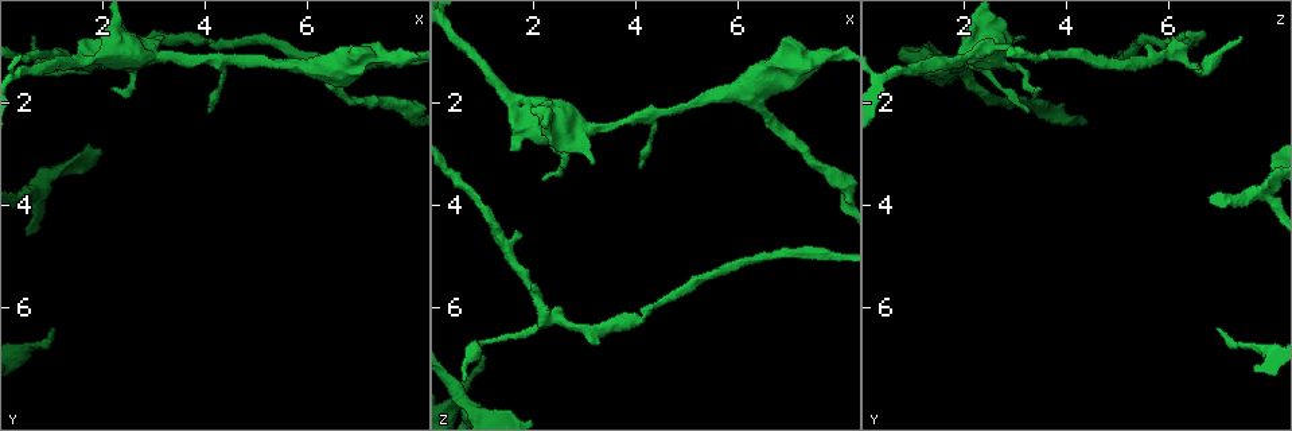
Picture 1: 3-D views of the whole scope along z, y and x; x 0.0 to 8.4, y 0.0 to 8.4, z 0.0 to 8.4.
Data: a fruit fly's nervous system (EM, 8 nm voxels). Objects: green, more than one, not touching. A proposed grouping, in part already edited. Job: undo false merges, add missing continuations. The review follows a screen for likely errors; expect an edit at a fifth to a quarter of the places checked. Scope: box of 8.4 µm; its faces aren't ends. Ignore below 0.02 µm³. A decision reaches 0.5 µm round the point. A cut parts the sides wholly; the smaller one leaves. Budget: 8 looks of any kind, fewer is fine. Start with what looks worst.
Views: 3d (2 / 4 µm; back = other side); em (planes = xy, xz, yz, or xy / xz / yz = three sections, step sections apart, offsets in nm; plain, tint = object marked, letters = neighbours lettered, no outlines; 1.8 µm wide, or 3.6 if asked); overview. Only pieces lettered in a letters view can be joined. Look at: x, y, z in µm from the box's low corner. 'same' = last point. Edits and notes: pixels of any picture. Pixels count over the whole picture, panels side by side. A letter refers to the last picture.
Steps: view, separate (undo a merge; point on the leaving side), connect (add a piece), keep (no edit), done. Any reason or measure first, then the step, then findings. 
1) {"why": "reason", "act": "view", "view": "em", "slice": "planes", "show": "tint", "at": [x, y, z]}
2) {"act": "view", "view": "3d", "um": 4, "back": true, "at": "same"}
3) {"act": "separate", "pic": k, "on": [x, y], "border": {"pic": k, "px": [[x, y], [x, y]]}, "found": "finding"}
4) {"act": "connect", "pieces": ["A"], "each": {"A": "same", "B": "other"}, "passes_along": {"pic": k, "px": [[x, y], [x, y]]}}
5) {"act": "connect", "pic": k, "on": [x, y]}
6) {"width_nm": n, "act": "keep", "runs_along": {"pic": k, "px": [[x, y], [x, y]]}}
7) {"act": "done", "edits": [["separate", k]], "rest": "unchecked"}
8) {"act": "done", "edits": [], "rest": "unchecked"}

{"why": "calibre changes", "act": "view", "view": "em", "um": 3.6, "slice": "planes", "show": "tint", "at": [2.05, 0.90, 2.50]}

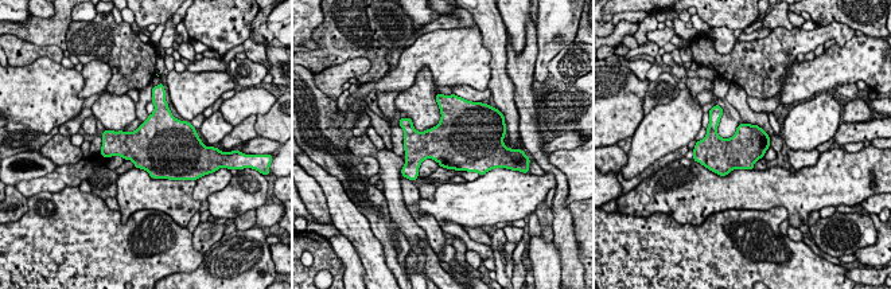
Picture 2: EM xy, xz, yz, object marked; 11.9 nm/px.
{"act": "view", "view": "em", "um": 3.6, "slice": "planes", "show": "letters", "at": "same"}

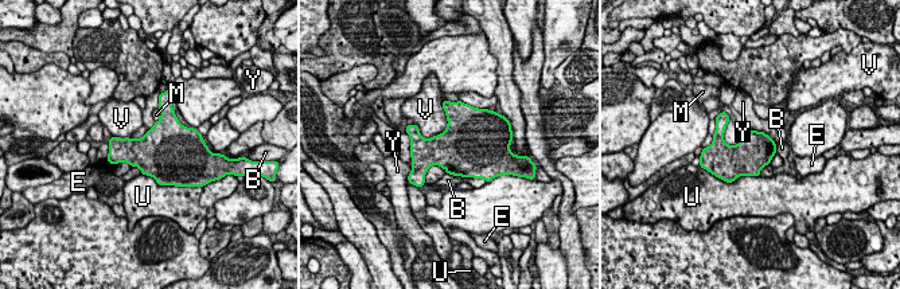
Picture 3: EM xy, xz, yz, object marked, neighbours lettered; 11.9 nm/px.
{"act": "keep", "each": {"B": "other", "E": "other", "M": "other", "U": "other", "V": "other", "Y": "other"}, "found": "continuous, no second neuron"}

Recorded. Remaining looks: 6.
{"why": "sudden change in width", "act": "view", "view": "em", "slice": "planes", "show": "letters", "at": [2.25, 0.95, 6.15]}

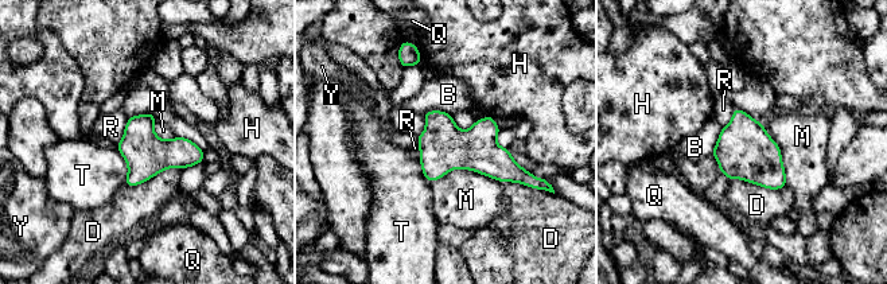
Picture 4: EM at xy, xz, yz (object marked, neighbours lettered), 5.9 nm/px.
{"act": "keep", "each": {"B": "other", "D": "other", "H": "other", "M": "other", "Q": "other", "R": "other", "T": "other", "Y": "other"}, "border": {"pic": 4, "px": [[498, 181], [451, 168], [431, 183]]}, "found": "one neuron here"}

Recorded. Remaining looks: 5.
{"why": "free end", "act": "view", "view": "em", "um": 3.6, "slice": "yz", "step": 4, "show": "letters", "at": [4.05, 2.15, 3.25]}

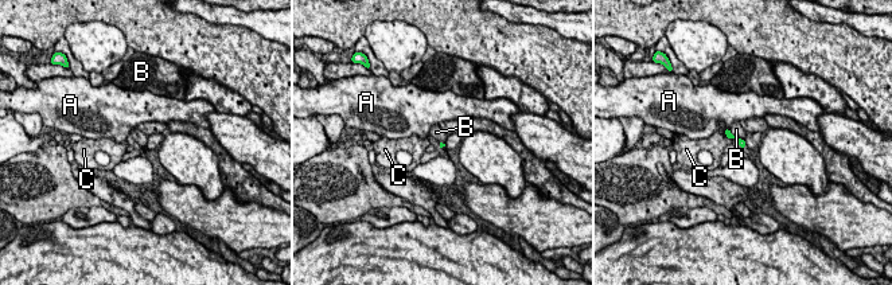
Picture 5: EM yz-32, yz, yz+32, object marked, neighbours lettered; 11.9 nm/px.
{"longest_contact_nm": ["B", 220], "act": "keep", "each": {"A": "other", "B": "other", "C": "other"}, "border": {"pic": 5, "px": [[729, 129], [743, 140]]}, "found": "none of them fits"}

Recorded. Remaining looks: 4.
{"act": "done", "edits": [], "rest": "unchecked"}

